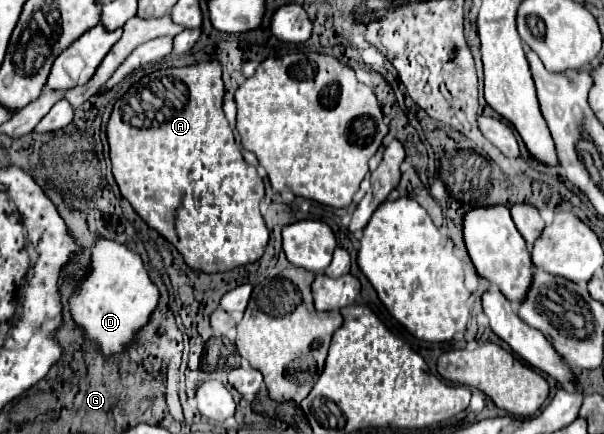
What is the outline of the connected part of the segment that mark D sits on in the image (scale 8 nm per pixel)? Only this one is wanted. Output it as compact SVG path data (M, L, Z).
M100 236L90 250L90 264L80 286L68 298L72 320L84 330L84 338L98 344L104 354L124 352L136 334L150 322L152 312L158 308L160 290L150 280L138 252L126 244Z

